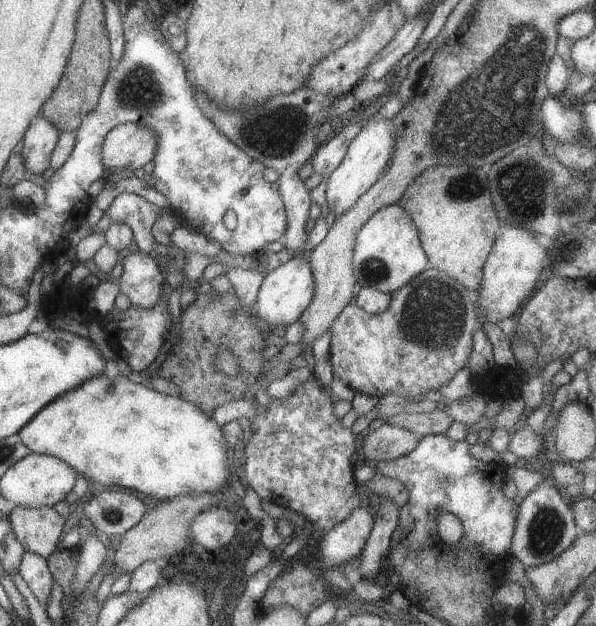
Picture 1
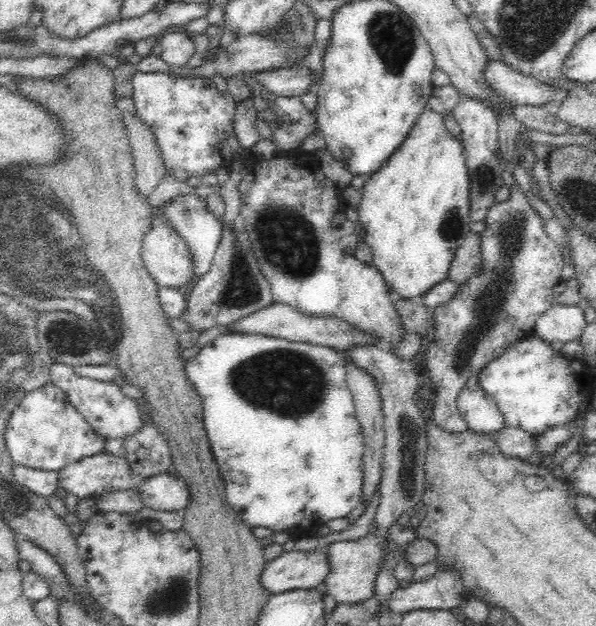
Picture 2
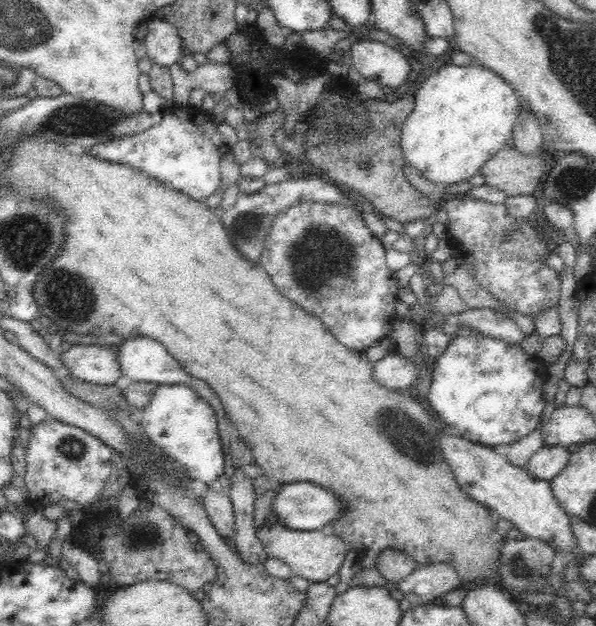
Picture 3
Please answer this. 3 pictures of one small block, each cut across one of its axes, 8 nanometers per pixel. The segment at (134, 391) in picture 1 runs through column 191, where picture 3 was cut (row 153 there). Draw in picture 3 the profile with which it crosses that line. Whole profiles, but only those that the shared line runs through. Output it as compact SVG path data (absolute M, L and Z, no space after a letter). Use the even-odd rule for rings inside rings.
M448 63L430 74L416 93L415 106L404 122L401 133L401 148L409 165L420 170L426 179L442 188L479 174L480 168L494 154L512 146L513 131L522 113L520 100L514 91L515 89L498 73L475 63Z

